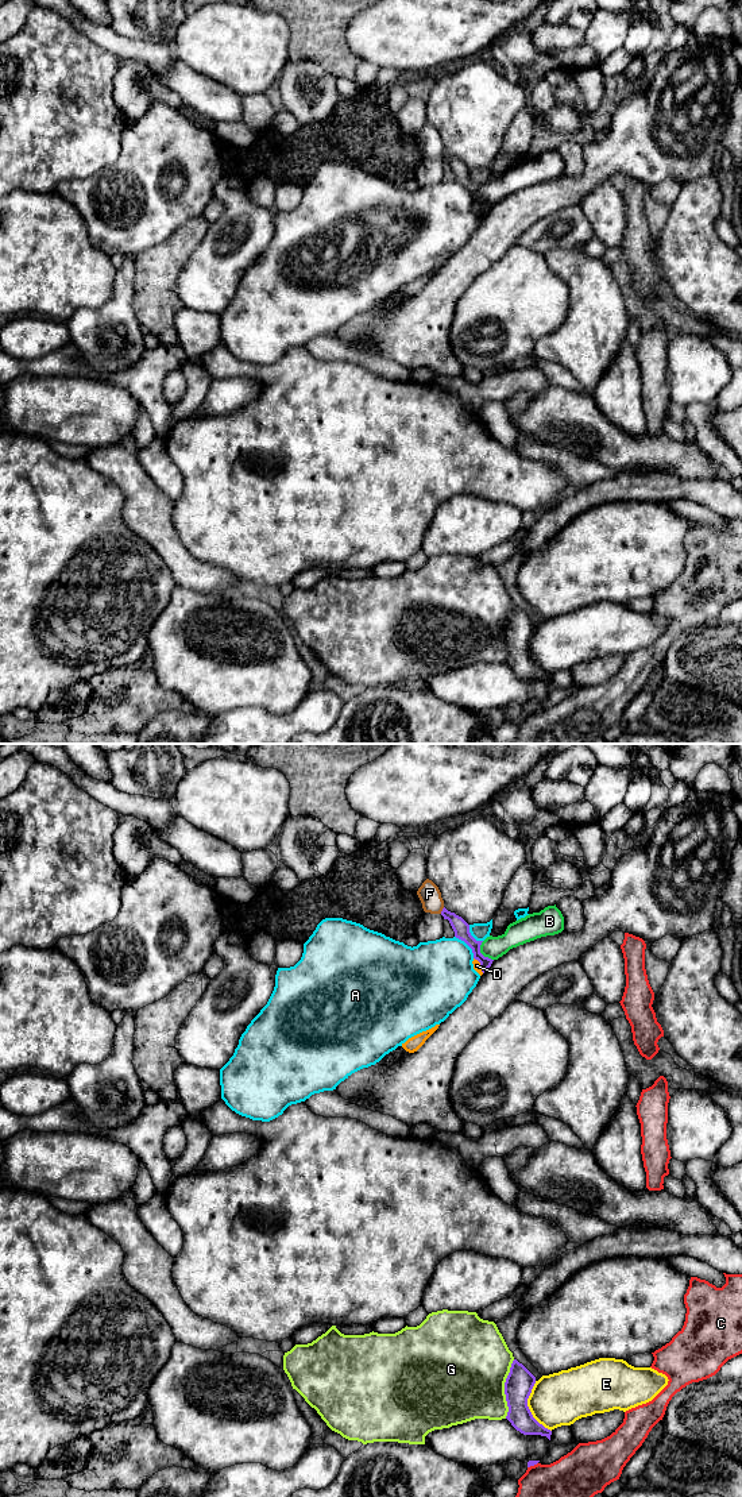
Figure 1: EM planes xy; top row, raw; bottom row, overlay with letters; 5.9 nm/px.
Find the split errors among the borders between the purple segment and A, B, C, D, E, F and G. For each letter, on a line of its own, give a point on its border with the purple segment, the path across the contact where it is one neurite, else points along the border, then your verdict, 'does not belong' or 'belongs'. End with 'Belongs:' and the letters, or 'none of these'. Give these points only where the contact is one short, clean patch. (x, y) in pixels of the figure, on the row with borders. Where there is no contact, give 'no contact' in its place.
A: xy (467, 944) | does not belong
B: xy (480, 953) | along xy (482, 941), (480, 952), (493, 960) | does not belong
C: xy (532, 1465) | does not belong
D: xy (480, 965) | along xy (474, 957), (483, 972) | does not belong
E: xy (528, 1408) | does not belong
F: xy (443, 910) | does not belong
G: xy (505, 1389) | does not belong
Belongs: none of these

